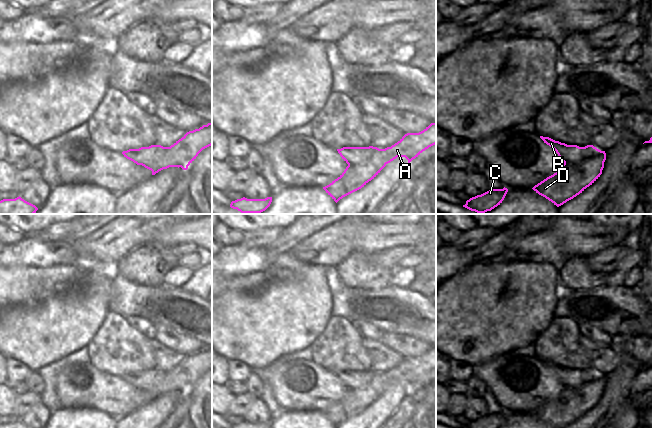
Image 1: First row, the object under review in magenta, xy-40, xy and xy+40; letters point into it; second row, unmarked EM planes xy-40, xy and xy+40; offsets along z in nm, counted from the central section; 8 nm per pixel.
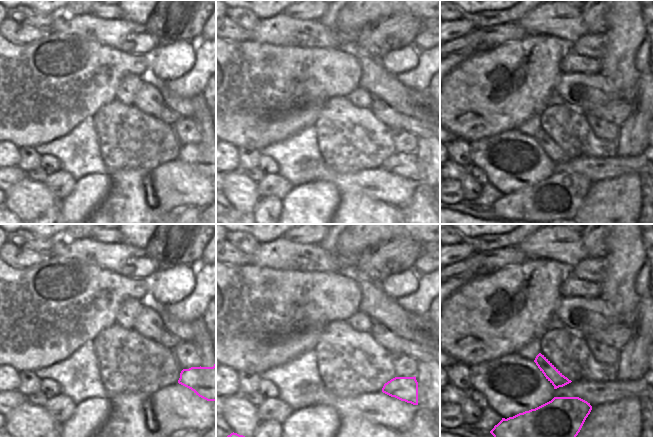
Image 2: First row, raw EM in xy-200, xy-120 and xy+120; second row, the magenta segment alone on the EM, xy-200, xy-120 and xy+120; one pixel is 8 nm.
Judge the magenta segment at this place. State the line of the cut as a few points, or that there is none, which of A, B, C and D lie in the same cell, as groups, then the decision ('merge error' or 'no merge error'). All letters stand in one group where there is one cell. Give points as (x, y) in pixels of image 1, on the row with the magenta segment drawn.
cut xy (386, 152), (384, 154), (377, 153), (366, 162), (348, 165); groups A C D / B; merge error

